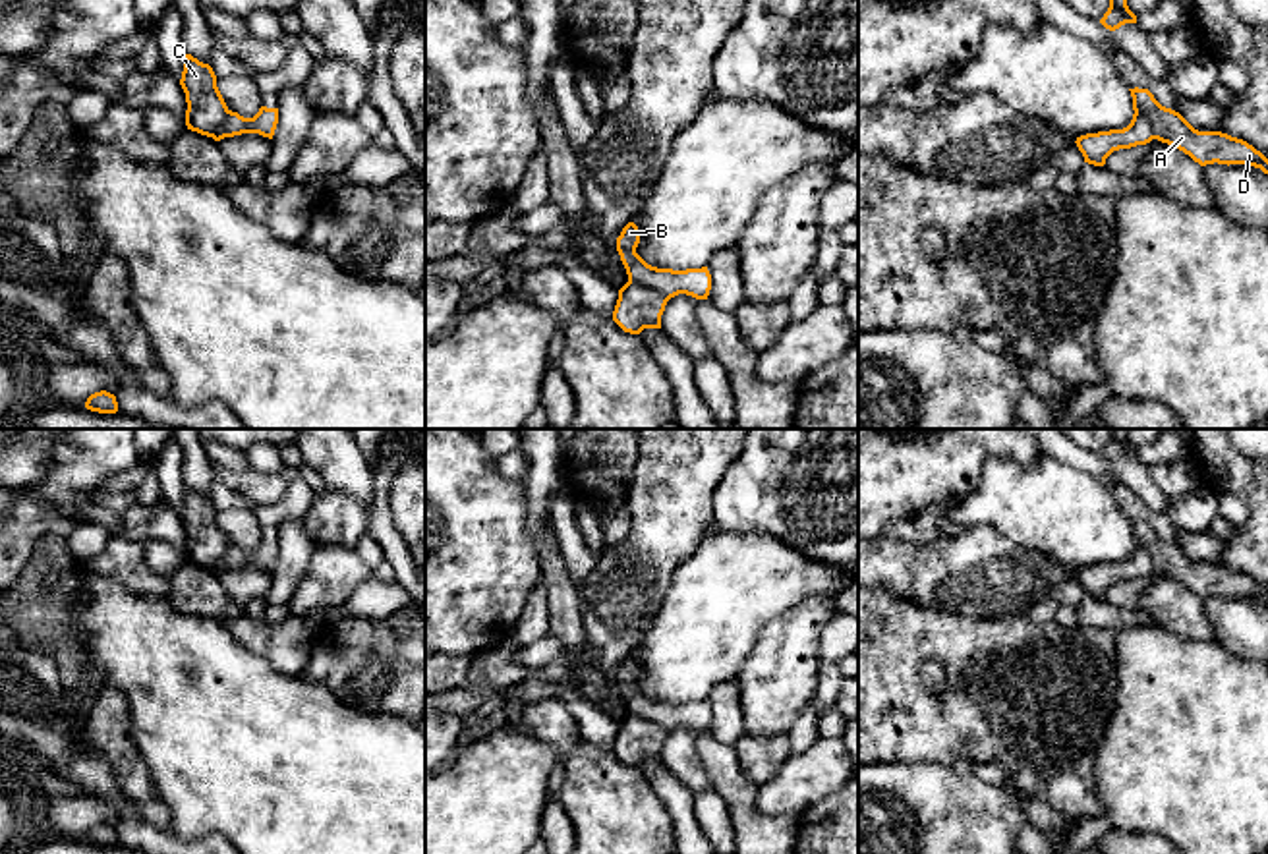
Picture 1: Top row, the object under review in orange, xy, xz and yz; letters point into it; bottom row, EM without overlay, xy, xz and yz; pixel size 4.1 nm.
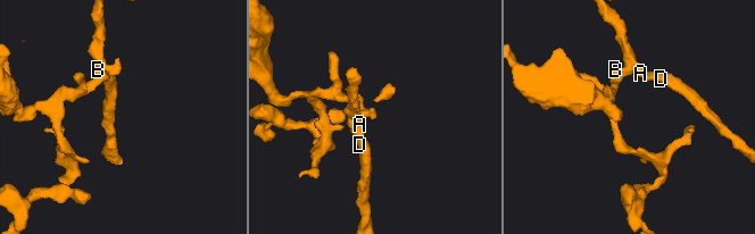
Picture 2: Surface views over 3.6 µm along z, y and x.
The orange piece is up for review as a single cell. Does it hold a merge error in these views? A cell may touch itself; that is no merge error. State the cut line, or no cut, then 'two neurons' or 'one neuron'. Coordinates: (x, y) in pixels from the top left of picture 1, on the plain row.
cut xz (629, 711), (658, 723), (667, 733); two neurons

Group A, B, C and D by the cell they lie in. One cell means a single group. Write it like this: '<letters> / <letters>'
A C D / B

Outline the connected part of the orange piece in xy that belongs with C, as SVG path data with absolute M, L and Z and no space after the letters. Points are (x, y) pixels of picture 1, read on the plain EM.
M186 487L180 518L186 526L186 558L207 570L220 570L228 539L216 520L216 508L209 497Z

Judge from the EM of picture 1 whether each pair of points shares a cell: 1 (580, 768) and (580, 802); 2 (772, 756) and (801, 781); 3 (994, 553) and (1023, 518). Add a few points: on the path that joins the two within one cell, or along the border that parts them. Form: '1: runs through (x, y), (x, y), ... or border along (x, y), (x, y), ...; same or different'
1: runs through (580, 775), (580, 795); same
2: border along (791, 754), (758, 789); different
3: border along (965, 526), (990, 524), (1021, 547), (1048, 559); different

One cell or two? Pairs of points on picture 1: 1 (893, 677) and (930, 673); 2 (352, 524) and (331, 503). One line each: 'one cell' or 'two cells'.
1: two cells
2: one cell

